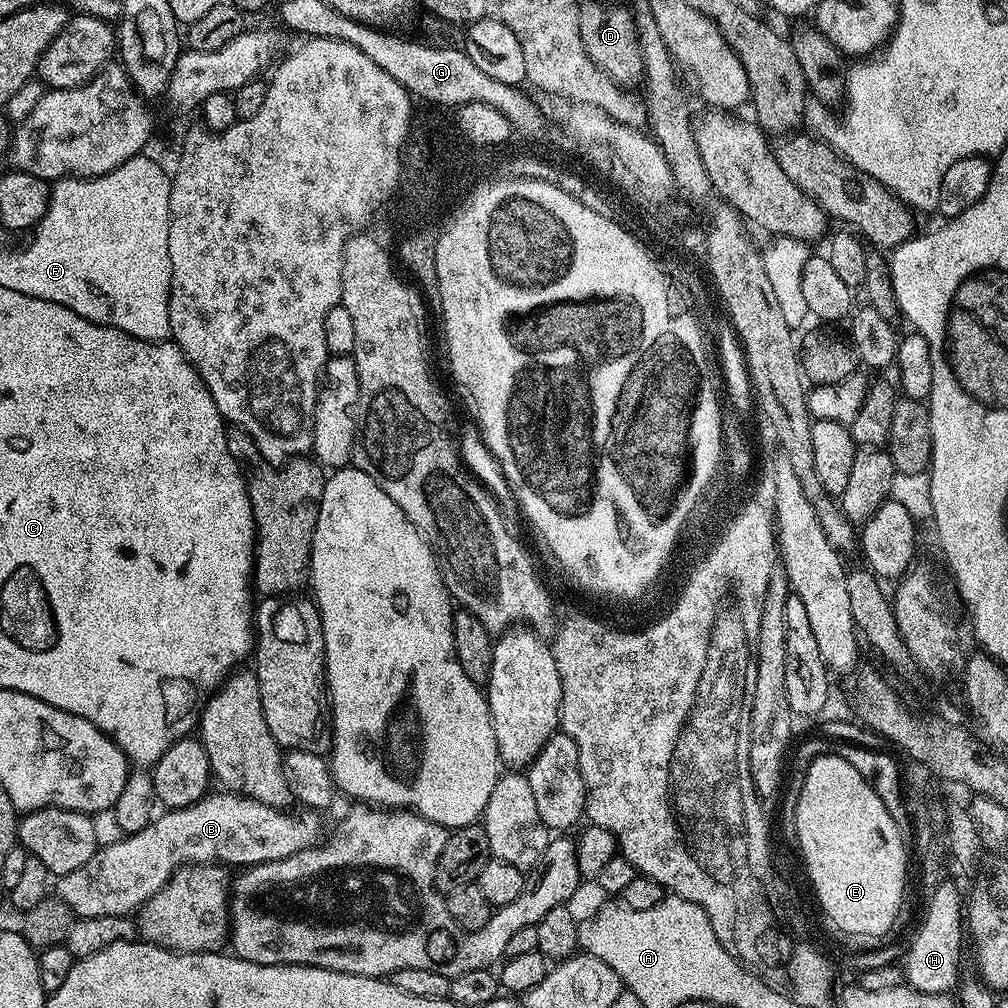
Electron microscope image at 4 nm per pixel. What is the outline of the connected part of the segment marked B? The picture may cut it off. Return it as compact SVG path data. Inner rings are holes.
M227 790L209 791L207 796L203 796L198 802L194 802L185 808L174 808L171 810L161 811L161 816L149 819L148 825L142 830L125 835L123 840L114 842L105 848L97 847L94 858L90 858L90 862L85 862L82 866L78 866L78 870L70 870L70 874L59 877L54 884L55 895L59 896L62 902L66 902L66 906L70 906L72 913L78 918L106 918L107 916L132 916L139 908L143 906L150 898L154 898L154 894L158 894L158 890L162 890L162 886L166 886L166 882L174 875L179 868L186 864L218 864L221 866L233 866L232 864L257 864L263 866L273 862L283 862L289 860L294 854L298 854L307 848L317 847L321 843L320 837L320 820L315 811L301 811L301 816L295 816L292 810L283 808L275 808L274 806L266 806L262 802L258 802L254 798L245 796L238 792L229 792Z

